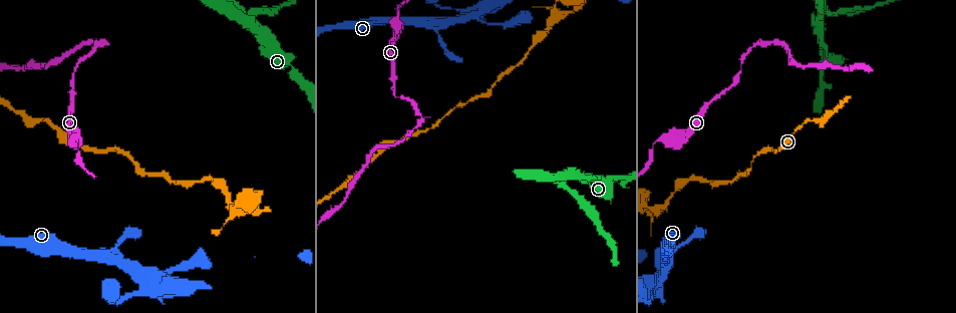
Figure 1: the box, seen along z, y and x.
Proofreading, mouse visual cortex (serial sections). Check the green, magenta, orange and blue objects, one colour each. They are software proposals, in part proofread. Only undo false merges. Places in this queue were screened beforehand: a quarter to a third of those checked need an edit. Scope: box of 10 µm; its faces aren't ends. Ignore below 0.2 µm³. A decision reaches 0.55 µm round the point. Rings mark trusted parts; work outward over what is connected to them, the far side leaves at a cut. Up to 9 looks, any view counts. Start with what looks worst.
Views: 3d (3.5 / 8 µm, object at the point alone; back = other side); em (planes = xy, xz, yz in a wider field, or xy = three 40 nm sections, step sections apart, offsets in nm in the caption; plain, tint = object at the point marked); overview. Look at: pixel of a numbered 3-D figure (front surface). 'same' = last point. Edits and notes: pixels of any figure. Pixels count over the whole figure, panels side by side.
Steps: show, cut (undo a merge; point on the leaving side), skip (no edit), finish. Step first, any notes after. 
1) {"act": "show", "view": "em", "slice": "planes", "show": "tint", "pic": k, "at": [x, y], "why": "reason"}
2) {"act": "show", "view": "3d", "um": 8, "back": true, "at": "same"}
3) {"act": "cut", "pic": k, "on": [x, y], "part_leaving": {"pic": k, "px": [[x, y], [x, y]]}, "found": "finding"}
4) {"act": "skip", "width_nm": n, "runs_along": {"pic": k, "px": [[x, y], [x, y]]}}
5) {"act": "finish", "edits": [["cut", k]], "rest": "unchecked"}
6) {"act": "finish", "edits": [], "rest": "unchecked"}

{"act": "show", "view": "3d", "um": 3.5, "pic": 1, "at": [662, 208], "why": "three-way junction"}

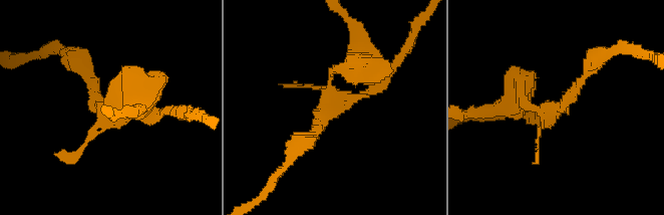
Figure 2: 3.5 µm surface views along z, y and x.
{"act": "show", "view": "em", "slice": "xy", "step": 5, "show": "tint", "pic": 2, "at": [557, 106], "why": "need the tissue"}

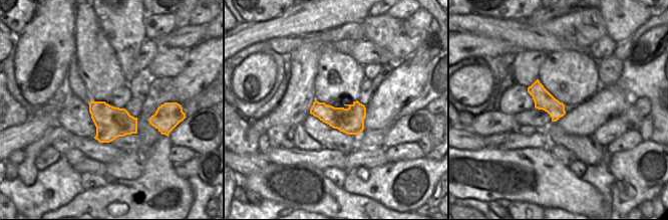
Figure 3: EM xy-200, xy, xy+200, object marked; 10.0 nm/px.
{"act": "skip", "runs_along": {"pic": 2, "px": [[300, 143], [318, 128], [331, 73], [361, 65]]}, "found": "one cell here"}

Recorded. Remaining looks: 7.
{"act": "show", "view": "3d", "um": 3.5, "pic": 1, "at": [140, 278], "why": "arms part here"}

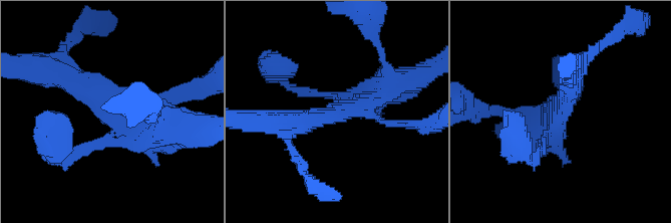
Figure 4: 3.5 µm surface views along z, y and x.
{"act": "show", "view": "em", "slice": "xy", "step": 5, "show": "tint", "pic": 4, "at": [338, 110]}

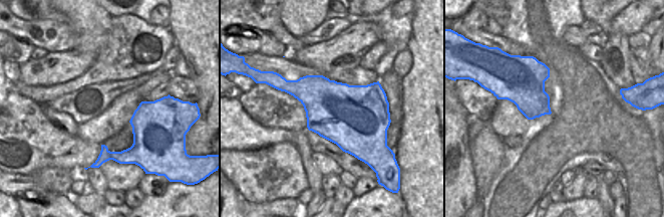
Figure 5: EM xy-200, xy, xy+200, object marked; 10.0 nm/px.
{"act": "skip", "runs_along": {"pic": 4, "px": [[62, 75], [163, 132]]}, "found": "all the same cell"}

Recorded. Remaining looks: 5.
{"act": "show", "view": "3d", "um": 3.5, "pic": 1, "at": [558, 178], "why": "two arms in line, one across"}

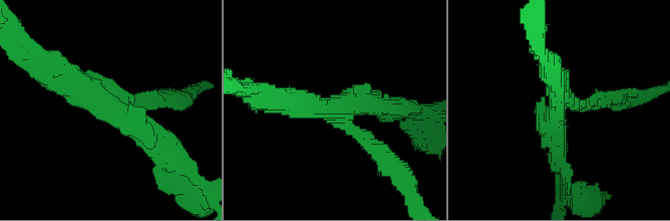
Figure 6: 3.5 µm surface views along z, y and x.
{"act": "show", "view": "em", "slice": "xy", "step": 3, "show": "tint", "pic": 6, "at": [115, 104], "arms": 3, "arm_widths_nm": [200, 300, 350], "why": "shape alone is not enough"}

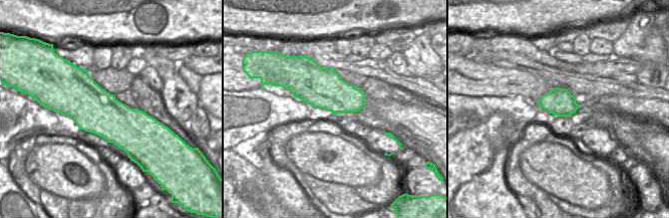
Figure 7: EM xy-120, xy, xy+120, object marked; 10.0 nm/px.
{"act": "cut", "pic": 6, "on": [156, 104], "part_leaving": {"pic": 6, "px": [[348, 127], [412, 191]]}, "found": "a second cell is stuck on"}

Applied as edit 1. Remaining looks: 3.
{"act": "show", "view": "3d", "um": 8, "pic": 1, "at": [762, 46], "why": "sharp bend"}

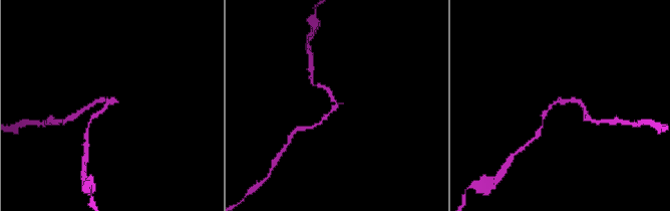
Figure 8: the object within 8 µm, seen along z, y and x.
{"act": "show", "view": "3d", "um": 3.5, "at": "same", "why": "closer look"}

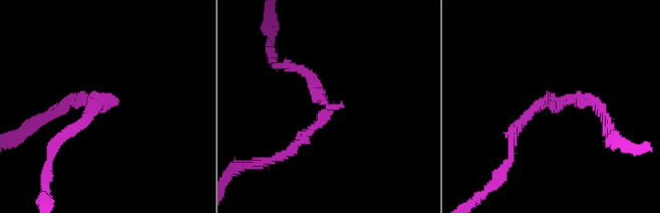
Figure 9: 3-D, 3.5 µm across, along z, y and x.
{"act": "show", "view": "em", "slice": "xy", "step": 1, "show": "tint", "pic": 9, "at": [551, 105]}

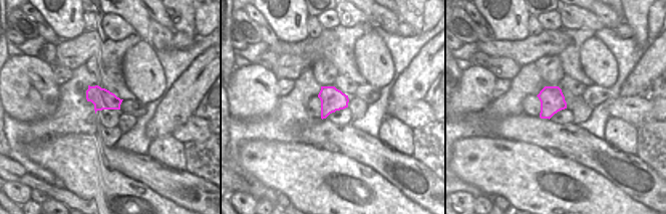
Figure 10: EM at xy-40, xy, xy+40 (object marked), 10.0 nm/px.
{"act": "cut", "pic": 9, "on": [75, 99], "part_leaving": {"pic": 9, "px": [[329, 107], [283, 156], [261, 163]]}, "found": "two cells meet here"}

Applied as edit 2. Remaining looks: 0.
{"act": "finish", "edits": [["cut", 6], ["cut", 9]], "rest": "unchecked"}

